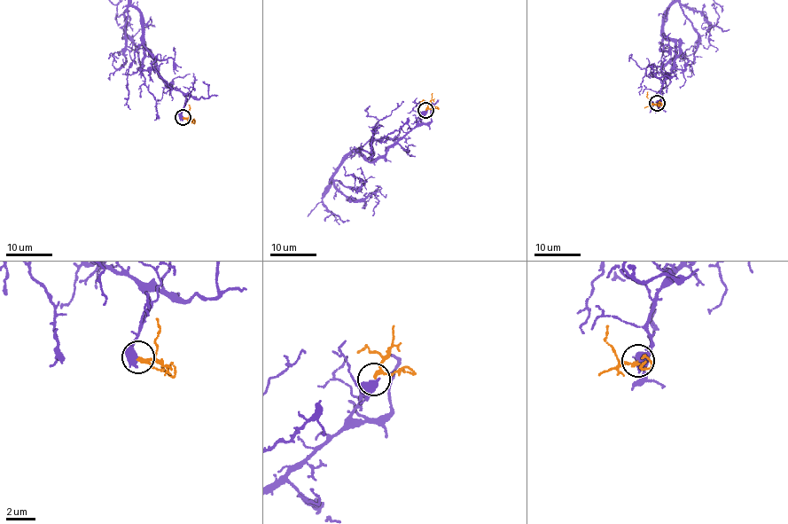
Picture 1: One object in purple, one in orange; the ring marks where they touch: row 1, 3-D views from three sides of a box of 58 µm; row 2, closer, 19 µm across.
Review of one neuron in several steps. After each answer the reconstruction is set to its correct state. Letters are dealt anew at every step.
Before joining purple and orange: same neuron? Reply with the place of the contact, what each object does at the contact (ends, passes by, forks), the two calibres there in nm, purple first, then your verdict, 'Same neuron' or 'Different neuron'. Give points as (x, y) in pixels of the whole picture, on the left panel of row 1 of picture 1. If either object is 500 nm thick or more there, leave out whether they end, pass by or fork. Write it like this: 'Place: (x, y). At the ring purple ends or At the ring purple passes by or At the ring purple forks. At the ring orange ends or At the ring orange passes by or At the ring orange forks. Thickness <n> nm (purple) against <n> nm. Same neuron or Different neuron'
Place: (183, 117). Thickness 650 nm (purple) against 190 nm. Same neuron

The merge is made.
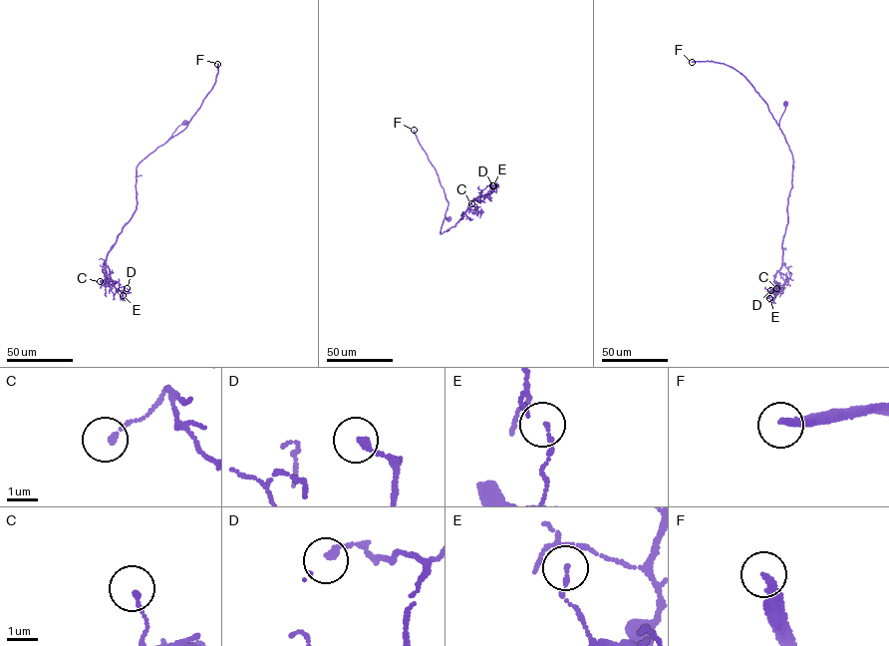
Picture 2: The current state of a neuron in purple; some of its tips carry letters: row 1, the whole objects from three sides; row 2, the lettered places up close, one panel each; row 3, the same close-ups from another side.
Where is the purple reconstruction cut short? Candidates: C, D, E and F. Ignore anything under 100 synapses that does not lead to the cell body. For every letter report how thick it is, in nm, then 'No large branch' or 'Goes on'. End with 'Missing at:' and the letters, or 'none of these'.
C: Thickness 150 nm. No large branch
D: Thickness 220 nm. No large branch
E: Thickness 60 nm. No large branch
F: Thickness 240 nm. Goes on
Missing at: F

